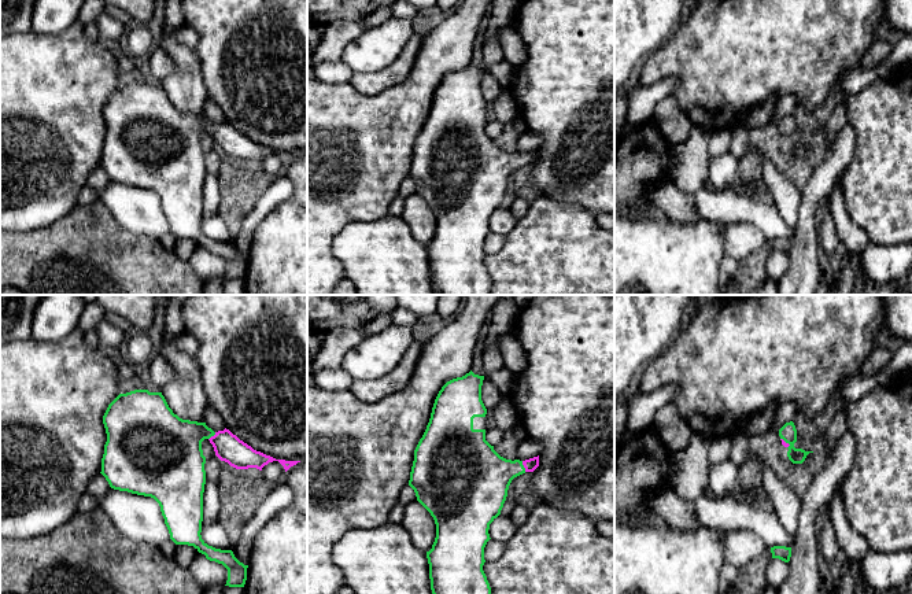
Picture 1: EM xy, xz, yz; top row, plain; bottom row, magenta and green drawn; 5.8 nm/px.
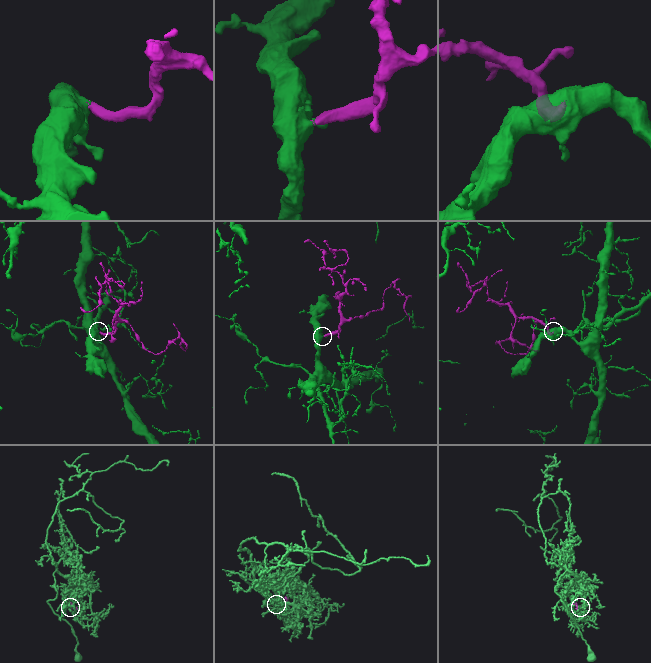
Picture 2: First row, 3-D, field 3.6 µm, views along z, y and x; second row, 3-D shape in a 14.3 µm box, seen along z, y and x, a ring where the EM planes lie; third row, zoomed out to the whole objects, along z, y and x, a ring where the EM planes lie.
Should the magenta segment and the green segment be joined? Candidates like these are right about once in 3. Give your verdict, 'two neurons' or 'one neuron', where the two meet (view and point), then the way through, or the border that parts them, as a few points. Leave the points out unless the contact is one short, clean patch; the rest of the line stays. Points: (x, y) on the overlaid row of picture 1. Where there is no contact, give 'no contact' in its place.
one neuron; contact xz (524, 467); way xz (531, 464), (524, 467), (483, 478)

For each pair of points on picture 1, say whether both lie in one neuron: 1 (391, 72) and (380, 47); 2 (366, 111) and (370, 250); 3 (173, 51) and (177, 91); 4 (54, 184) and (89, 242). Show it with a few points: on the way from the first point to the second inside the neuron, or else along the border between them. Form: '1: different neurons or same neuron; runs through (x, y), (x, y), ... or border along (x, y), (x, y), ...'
1: different neurons; border along (409, 41), (401, 54), (386, 67), (357, 73)
2: different neurons; border along (387, 214), (375, 220), (351, 221), (339, 233)
3: same neuron; runs through (181, 61), (181, 81)
4: different neurons; border along (77, 205), (43, 228)

